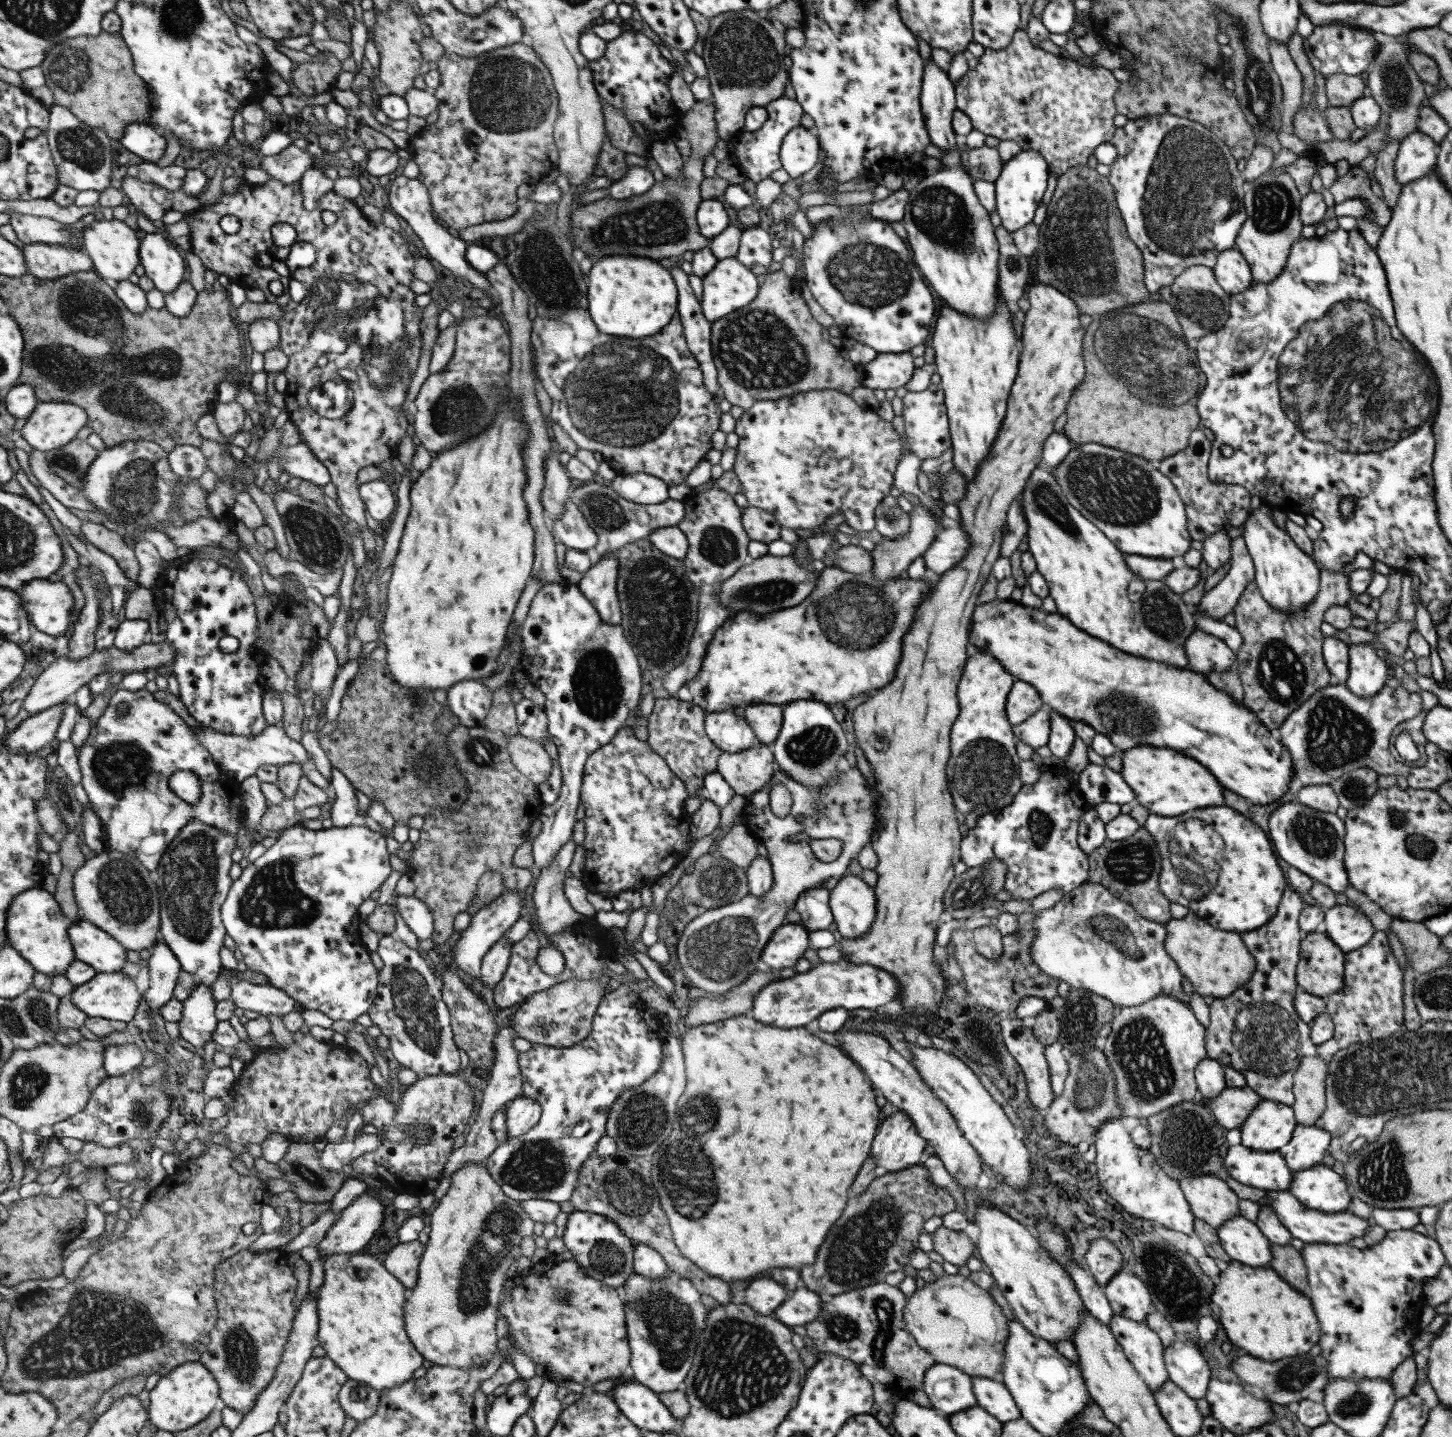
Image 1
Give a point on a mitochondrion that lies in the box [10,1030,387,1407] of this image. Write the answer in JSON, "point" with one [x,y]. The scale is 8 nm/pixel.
{"point":[100,1330]}

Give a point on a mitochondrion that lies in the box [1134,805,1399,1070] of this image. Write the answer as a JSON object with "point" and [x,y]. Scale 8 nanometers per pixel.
{"point":[1198,859]}

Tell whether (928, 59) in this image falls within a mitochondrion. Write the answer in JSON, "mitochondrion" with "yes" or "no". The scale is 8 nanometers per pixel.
{"mitochondrion":"no"}

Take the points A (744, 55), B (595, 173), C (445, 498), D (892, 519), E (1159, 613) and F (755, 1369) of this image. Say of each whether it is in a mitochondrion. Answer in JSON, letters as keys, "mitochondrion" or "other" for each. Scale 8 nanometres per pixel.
{"A":"mitochondrion","B":"other","C":"other","D":"mitochondrion","E":"mitochondrion","F":"mitochondrion"}

